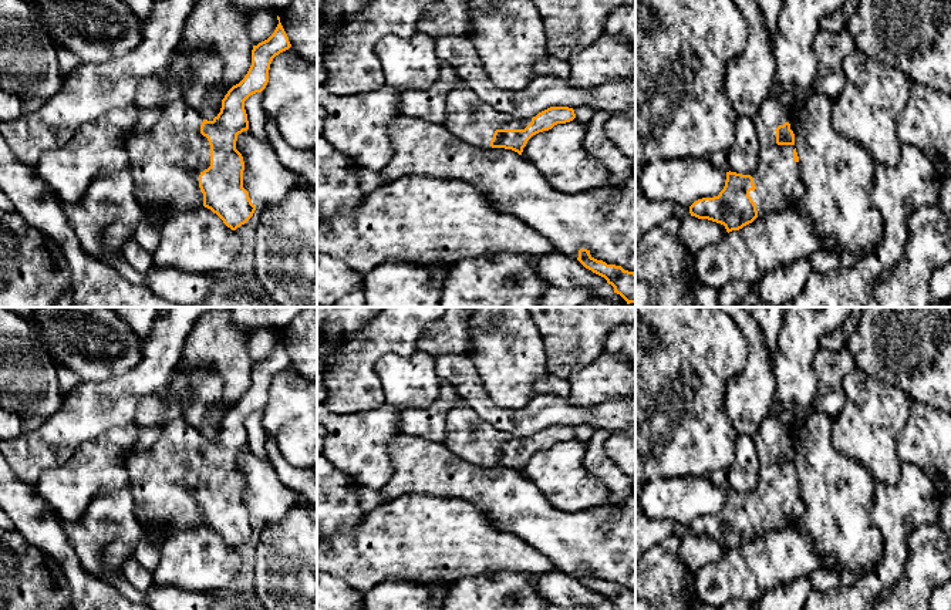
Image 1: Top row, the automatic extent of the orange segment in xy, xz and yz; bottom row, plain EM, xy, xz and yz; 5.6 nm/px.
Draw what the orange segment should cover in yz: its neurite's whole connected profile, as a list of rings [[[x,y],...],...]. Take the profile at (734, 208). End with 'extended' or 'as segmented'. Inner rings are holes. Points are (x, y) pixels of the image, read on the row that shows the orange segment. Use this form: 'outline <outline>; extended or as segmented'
outline [[[768,98],[752,119],[759,141],[756,169],[749,175],[726,172],[718,196],[698,199],[689,206],[691,216],[721,223],[728,233],[762,213],[795,208],[805,195],[792,114],[775,98]]]; extended

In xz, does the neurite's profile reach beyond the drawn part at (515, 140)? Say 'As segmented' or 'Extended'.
Extended

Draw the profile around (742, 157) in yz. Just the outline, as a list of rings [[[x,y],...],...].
[[[738,117],[734,145],[706,159],[725,172],[752,173],[759,164],[759,141],[753,119]]]

